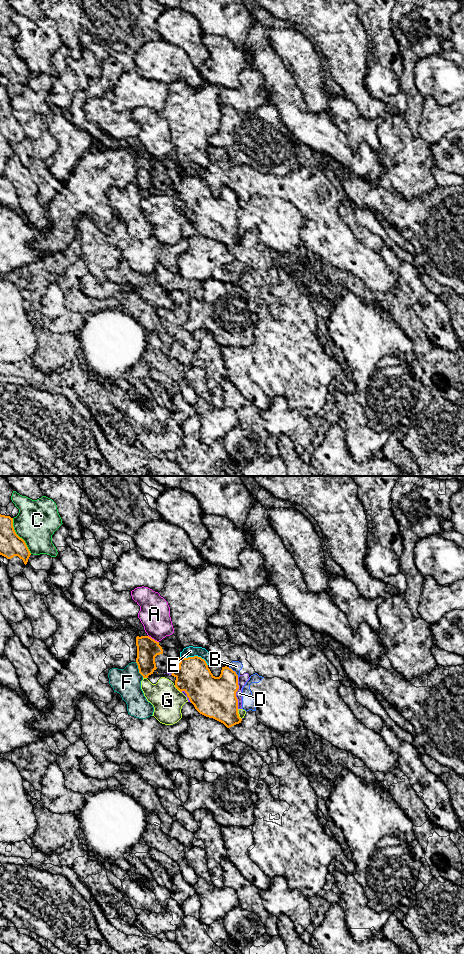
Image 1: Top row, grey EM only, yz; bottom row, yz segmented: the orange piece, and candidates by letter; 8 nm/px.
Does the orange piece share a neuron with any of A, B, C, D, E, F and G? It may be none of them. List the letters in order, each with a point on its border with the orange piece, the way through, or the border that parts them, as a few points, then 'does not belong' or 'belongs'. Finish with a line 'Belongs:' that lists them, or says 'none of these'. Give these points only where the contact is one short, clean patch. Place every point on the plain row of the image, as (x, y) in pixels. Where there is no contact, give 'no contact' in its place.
A: contact yz (153, 159); does not belong
B: contact yz (234, 191); border yz (228, 187), (238, 196); does not belong
C: contact yz (18, 56); does not belong
D: contact yz (235, 213); does not belong
E: contact yz (195, 176); border yz (180, 176), (200, 176), (207, 185); does not belong
F: contact yz (139, 190); border yz (135, 182), (138, 192), (143, 197); does not belong
G: contact yz (178, 209); border yz (174, 205), (181, 212); does not belong
Belongs: none of these

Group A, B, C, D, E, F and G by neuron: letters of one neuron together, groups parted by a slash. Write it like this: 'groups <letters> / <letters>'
groups A / B G / C / D F / E

